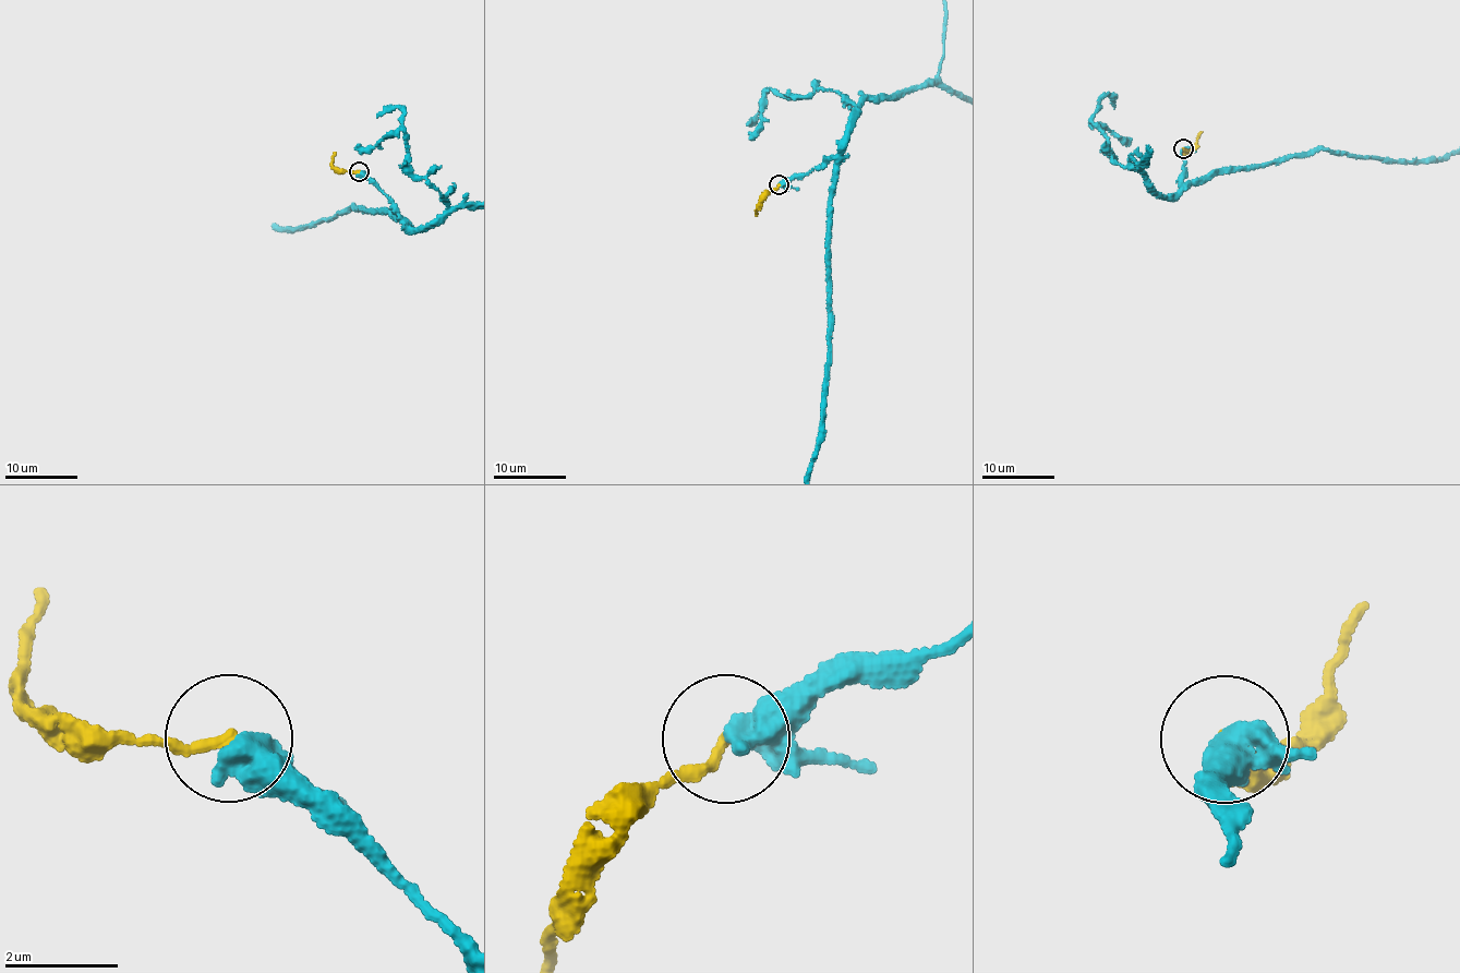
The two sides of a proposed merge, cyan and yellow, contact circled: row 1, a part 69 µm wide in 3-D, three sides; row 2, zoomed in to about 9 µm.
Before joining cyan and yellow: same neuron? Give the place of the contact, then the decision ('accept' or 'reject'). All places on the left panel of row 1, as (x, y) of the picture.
at (359, 171); reject

